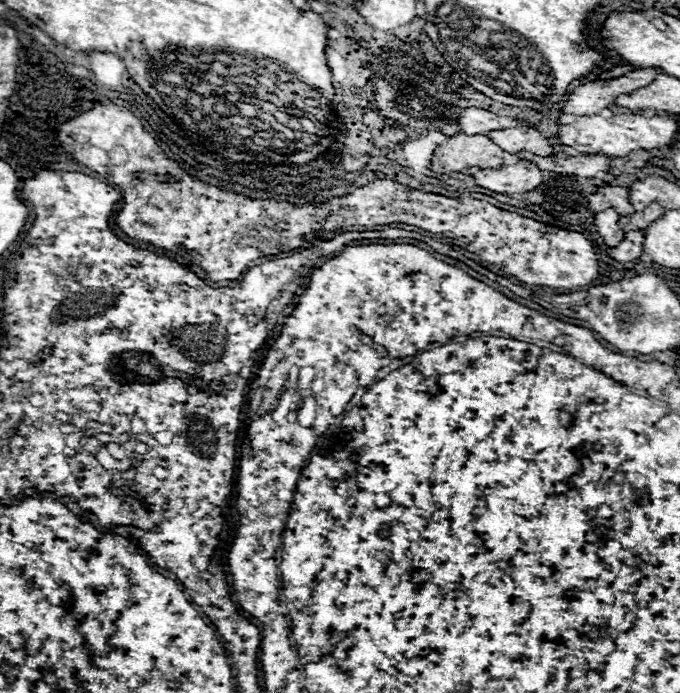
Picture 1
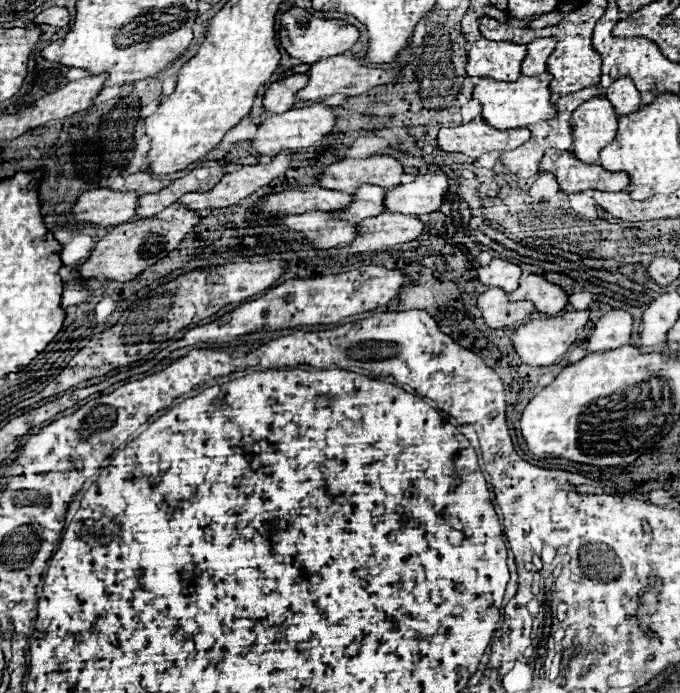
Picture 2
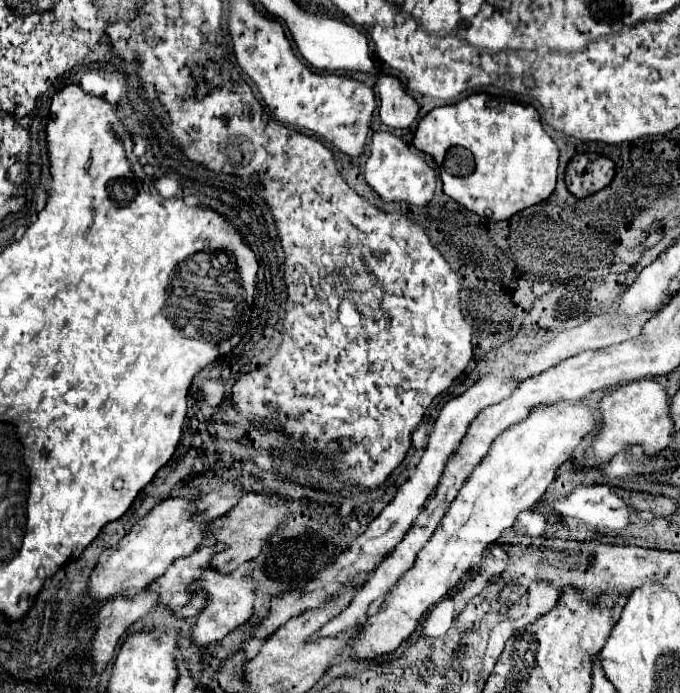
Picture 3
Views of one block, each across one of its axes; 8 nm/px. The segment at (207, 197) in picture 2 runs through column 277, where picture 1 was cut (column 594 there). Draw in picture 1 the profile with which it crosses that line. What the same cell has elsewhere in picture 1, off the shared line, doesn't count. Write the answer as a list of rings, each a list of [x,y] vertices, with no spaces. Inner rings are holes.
[[[518,154],[522,160],[530,160],[538,164],[540,170],[548,172],[558,172],[558,174],[568,174],[568,176],[578,176],[578,178],[596,178],[600,172],[608,172],[610,160],[602,154],[582,154],[582,156],[568,156],[568,158],[558,158],[558,156],[546,156],[538,158],[534,154]]]

